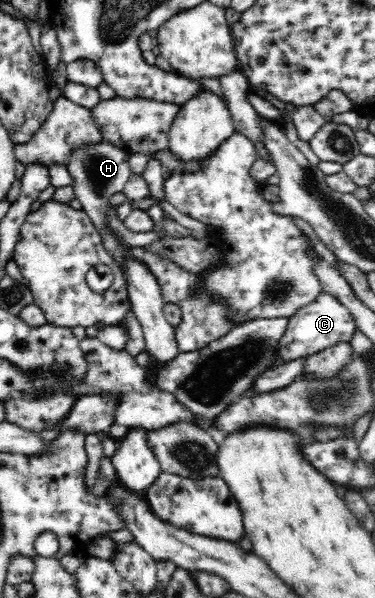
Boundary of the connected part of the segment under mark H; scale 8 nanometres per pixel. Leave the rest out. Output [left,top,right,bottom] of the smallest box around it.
[67,140,130,270]

